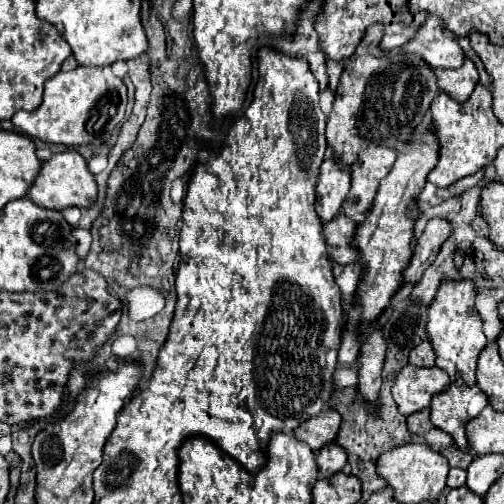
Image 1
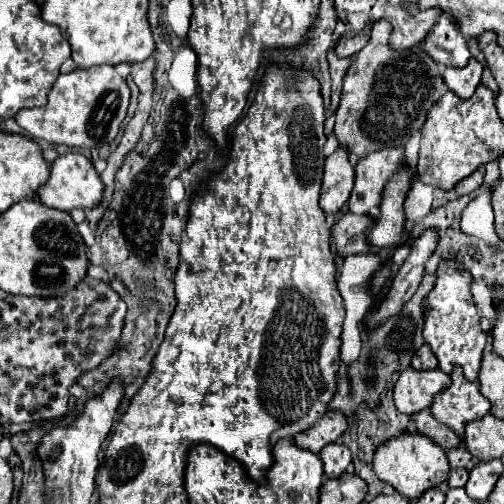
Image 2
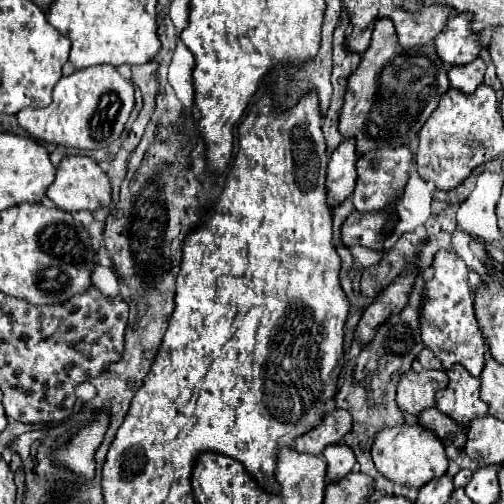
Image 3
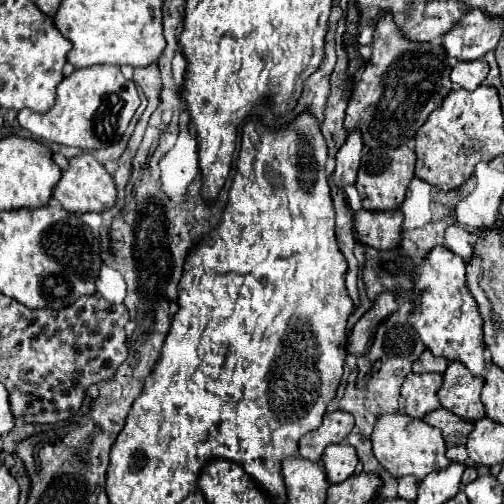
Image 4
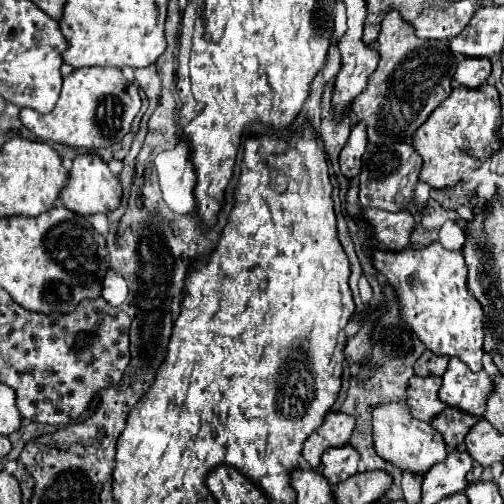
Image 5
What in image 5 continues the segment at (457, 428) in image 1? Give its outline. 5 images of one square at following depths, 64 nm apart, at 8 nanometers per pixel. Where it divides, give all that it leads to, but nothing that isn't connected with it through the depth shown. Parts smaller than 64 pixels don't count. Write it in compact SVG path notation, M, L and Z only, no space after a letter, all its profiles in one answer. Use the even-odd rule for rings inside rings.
M450 358L442 380L444 382L438 396L446 406L458 408L460 412L472 414L476 418L484 416L486 398L492 392L492 378L486 374L486 370L470 372L464 362Z

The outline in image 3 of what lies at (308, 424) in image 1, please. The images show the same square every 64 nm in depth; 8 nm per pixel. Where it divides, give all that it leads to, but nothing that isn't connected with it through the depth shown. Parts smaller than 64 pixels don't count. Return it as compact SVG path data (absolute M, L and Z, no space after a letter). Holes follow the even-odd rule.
M332 410L324 414L324 420L318 428L314 428L312 432L306 432L304 436L298 436L294 442L294 448L298 452L306 452L306 454L320 454L326 446L336 444L344 438L344 434L350 430L352 426L352 418L346 410Z

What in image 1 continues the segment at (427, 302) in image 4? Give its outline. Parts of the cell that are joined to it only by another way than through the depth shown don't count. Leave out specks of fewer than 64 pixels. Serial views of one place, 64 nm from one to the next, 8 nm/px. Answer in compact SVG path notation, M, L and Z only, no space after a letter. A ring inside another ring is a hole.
M446 280L440 286L436 300L428 308L428 328L426 328L436 352L436 366L442 368L452 380L456 378L456 374L460 374L468 386L476 384L476 360L482 348L486 346L486 336L482 332L482 318L474 308L474 300L476 300L476 286L472 280L460 282Z

